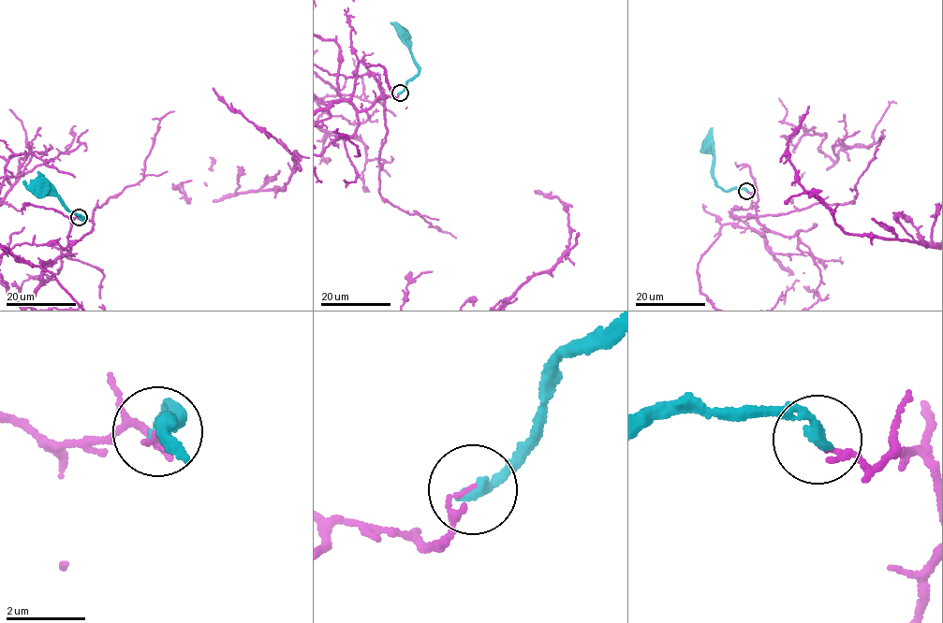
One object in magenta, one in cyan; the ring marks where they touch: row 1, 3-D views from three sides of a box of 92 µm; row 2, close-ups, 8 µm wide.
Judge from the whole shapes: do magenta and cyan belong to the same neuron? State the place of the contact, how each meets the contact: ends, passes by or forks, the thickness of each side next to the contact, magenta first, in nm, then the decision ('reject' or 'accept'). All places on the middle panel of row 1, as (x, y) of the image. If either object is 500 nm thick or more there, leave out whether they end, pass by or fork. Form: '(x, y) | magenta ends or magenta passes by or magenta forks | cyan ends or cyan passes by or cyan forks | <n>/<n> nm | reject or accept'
(400, 93) | magenta ends | cyan ends | 100/320 nm | reject

